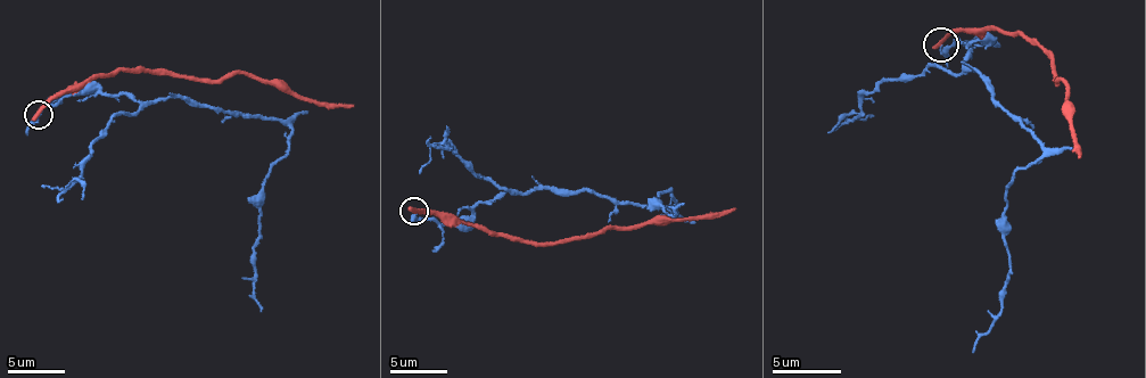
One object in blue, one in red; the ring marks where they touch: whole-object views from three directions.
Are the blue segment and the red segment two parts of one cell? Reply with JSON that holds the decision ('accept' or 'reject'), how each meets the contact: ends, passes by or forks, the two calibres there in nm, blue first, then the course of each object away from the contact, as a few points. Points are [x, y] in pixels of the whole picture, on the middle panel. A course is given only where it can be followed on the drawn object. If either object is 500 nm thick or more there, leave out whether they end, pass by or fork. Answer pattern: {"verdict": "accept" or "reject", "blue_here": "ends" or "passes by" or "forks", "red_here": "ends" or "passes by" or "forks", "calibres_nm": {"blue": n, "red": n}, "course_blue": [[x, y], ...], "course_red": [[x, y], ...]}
{"verdict": "reject", "blue_here": "ends", "red_here": "ends", "calibres_nm": {"blue": 110, "red": 360}, "course_blue": [[413, 211], [451, 224], [509, 190], [553, 189], [670, 206], [670, 189], [658, 199], [672, 220], [683, 204]], "course_red": [[413, 211], [456, 216], [534, 243], [701, 218], [735, 208]]}

